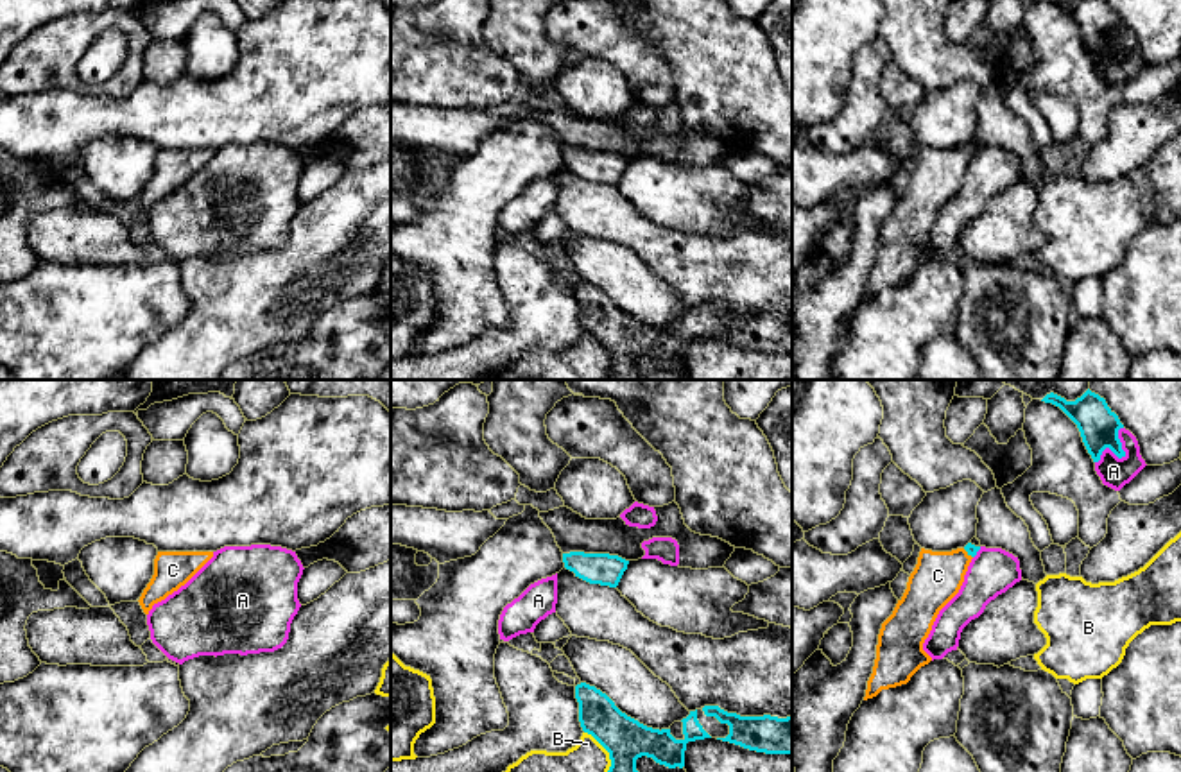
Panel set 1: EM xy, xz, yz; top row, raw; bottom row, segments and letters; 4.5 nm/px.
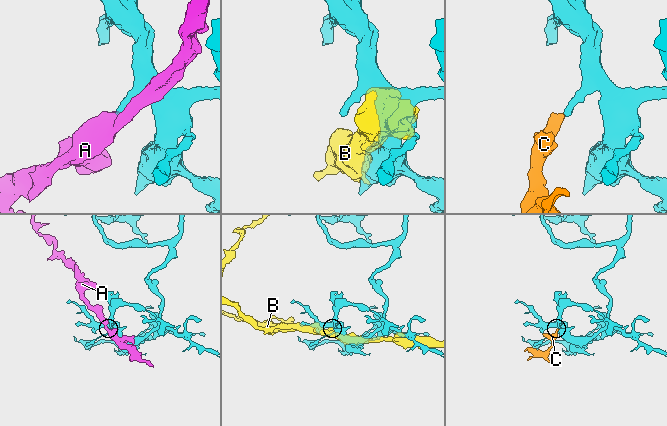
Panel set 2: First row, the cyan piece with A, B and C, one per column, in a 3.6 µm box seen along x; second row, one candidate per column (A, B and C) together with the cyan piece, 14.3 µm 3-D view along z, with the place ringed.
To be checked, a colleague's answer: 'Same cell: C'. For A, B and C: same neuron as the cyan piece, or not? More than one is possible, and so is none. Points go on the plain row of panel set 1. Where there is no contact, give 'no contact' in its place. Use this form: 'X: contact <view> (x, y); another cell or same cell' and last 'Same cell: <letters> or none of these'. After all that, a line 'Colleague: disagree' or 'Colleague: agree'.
A: contact yz (1120, 56); another cell
B: contact xz (610, 353); another cell
C: contact yz (968, 153); same cell
Same cell: C
Colleague: agree

